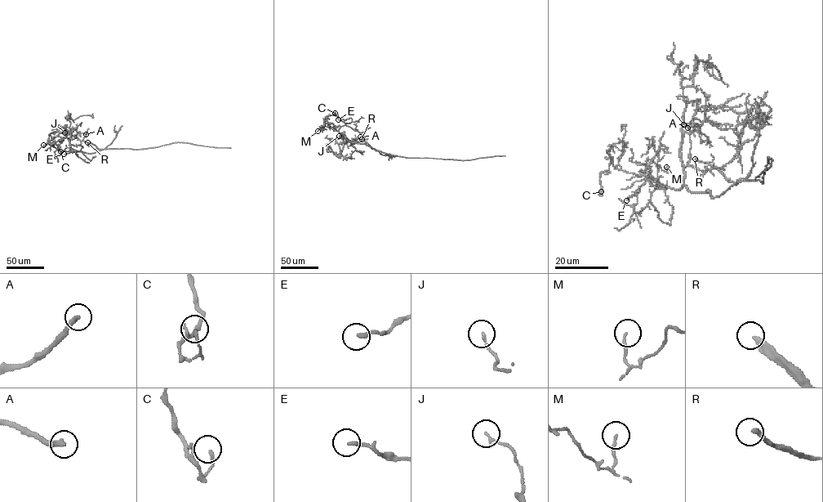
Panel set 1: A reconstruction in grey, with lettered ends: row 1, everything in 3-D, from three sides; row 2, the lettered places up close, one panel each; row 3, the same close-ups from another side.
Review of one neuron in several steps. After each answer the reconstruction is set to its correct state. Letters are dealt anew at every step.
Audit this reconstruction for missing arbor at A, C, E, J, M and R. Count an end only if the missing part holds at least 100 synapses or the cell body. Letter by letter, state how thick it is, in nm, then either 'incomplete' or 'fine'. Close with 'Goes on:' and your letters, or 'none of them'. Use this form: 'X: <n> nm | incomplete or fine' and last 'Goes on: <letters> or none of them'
A: 280 nm | incomplete
C: 140 nm | fine
E: 190 nm | fine
J: 130 nm | fine
M: 120 nm | fine
R: 280 nm | incomplete
Goes on: A, R

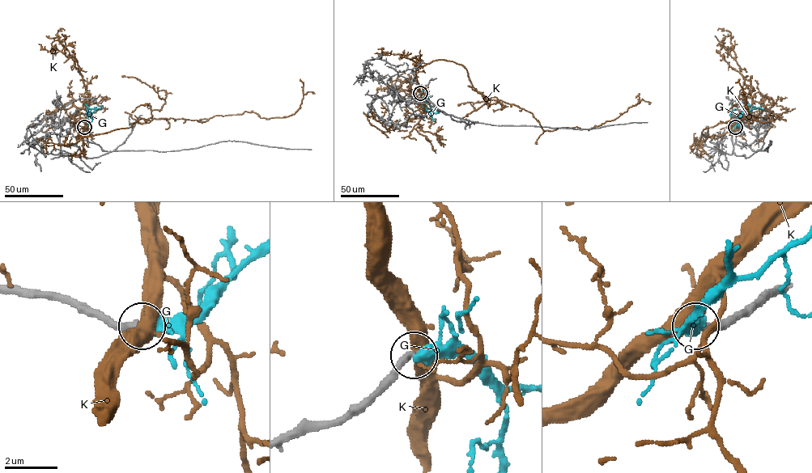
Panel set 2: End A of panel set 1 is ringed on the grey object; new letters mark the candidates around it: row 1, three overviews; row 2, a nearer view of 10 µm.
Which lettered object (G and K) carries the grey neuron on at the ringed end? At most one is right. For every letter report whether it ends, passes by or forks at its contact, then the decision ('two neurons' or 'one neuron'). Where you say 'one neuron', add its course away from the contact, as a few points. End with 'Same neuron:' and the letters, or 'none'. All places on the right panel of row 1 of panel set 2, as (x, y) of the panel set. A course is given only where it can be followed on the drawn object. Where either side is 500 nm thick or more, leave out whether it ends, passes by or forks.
G: it passes by; one neuron; it runs (734, 128), (752, 108), (763, 109)
K: two neurons
Same neuron: G

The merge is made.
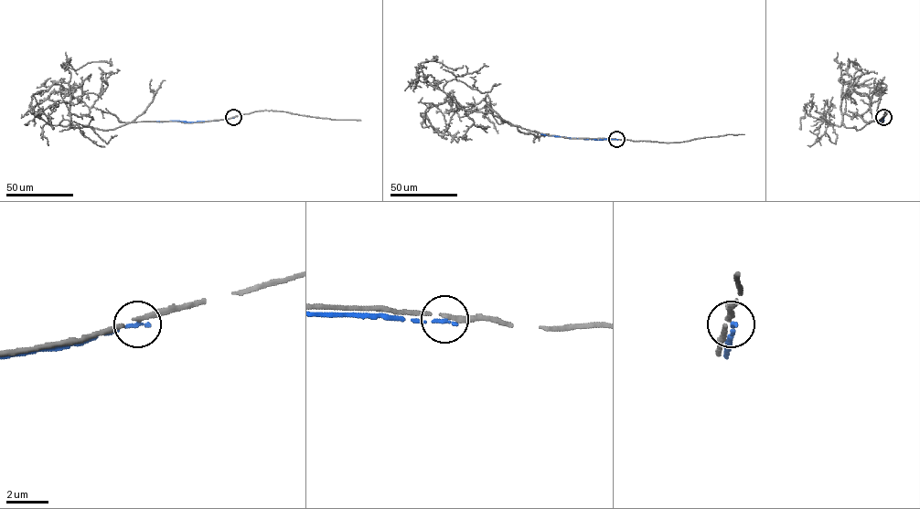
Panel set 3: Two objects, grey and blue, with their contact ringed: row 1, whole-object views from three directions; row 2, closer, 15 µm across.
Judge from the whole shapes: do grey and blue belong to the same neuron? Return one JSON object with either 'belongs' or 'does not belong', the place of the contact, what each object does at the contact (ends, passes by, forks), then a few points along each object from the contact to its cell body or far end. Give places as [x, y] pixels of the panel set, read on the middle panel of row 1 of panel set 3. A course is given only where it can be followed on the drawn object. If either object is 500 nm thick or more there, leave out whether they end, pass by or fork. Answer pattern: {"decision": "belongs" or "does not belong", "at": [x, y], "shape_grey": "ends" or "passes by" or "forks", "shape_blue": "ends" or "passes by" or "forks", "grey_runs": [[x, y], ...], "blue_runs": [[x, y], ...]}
{"decision": "does not belong", "at": [616, 139], "shape_grey": "passes by", "shape_blue": "ends", "grey_runs": [[616, 139], [546, 135], [490, 112], [465, 111], [454, 97], [449, 101], [460, 117], [495, 104]], "blue_runs": [[616, 139], [569, 138], [540, 133]]}

